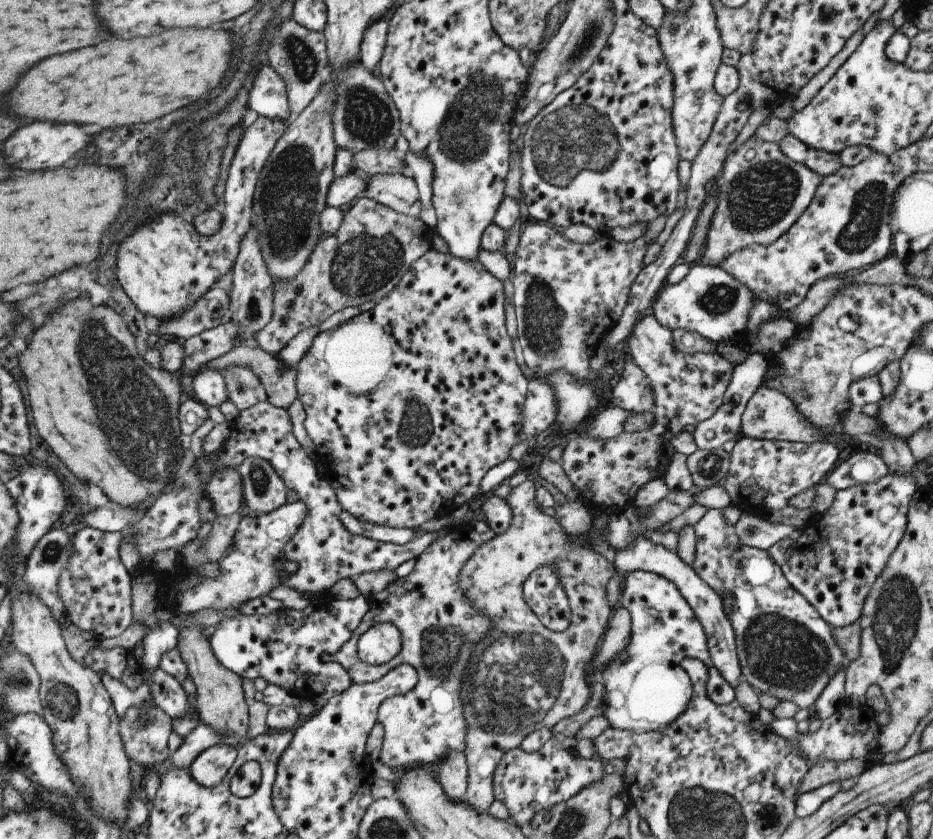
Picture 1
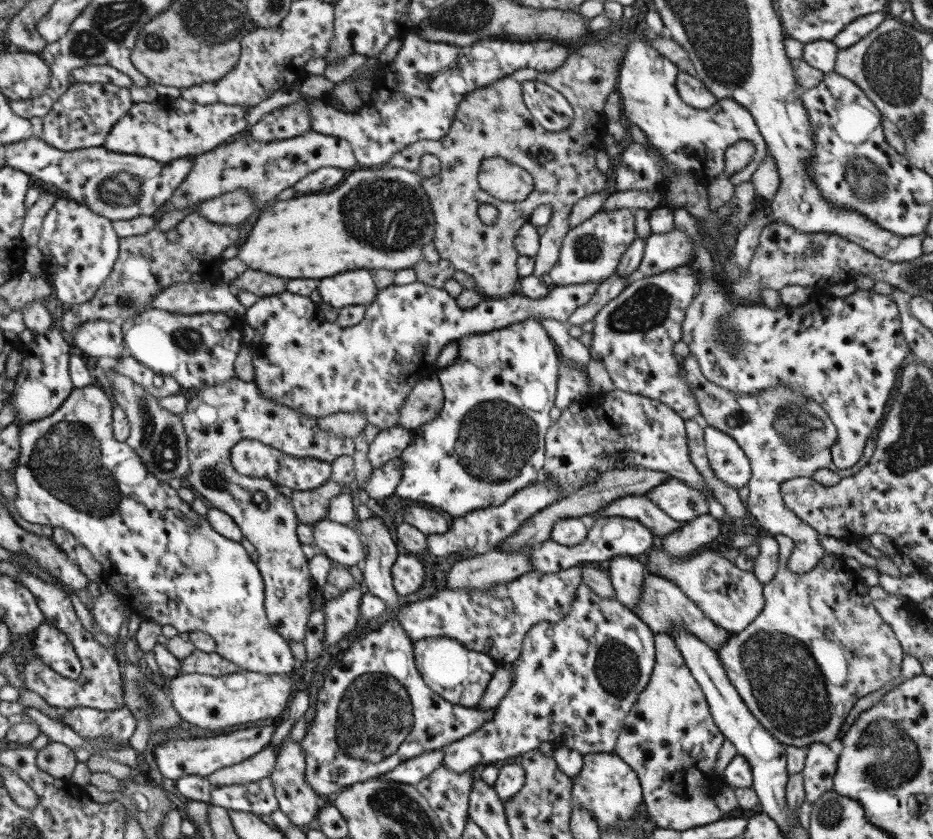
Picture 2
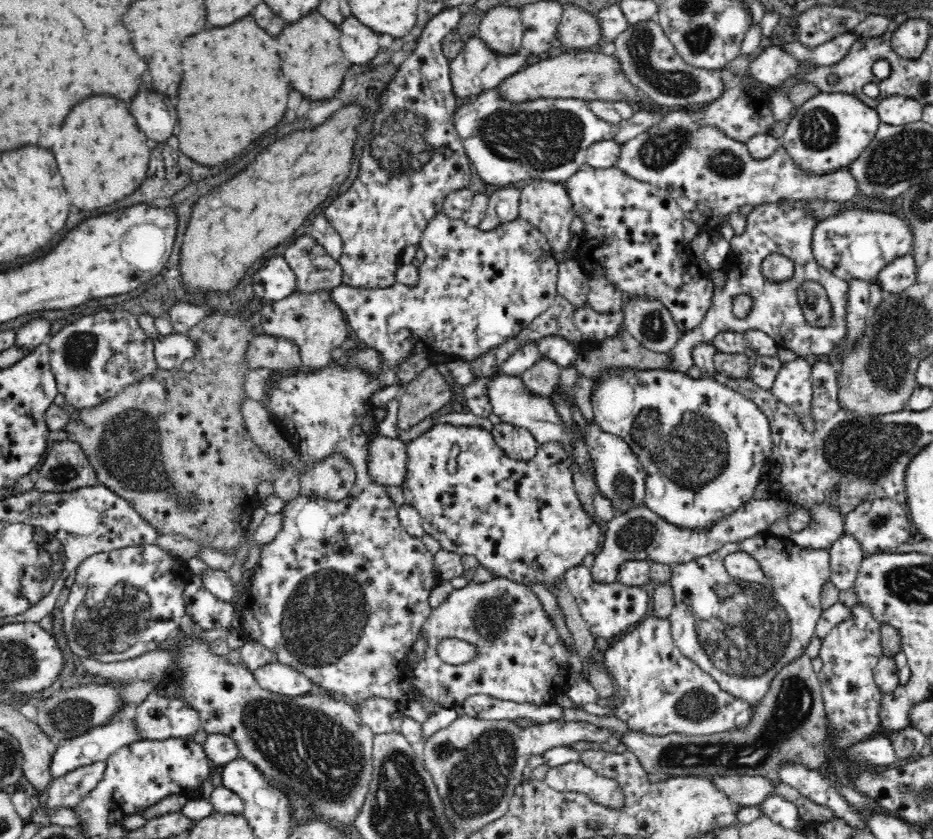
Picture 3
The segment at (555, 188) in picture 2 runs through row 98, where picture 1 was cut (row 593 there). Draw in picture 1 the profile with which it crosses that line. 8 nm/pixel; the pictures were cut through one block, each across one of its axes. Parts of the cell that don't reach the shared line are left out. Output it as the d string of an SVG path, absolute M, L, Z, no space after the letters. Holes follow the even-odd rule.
M527 479L521 484L518 484L516 487L510 488L510 492L505 499L505 502L508 503L512 514L509 526L505 529L505 532L496 534L488 541L481 543L473 551L473 554L466 560L466 562L463 563L463 566L460 568L458 574L458 585L463 596L478 613L481 613L484 617L487 617L488 621L492 625L492 627L488 630L489 634L485 634L485 638L487 637L488 639L483 643L483 645L473 651L470 651L468 654L468 657L464 662L463 676L461 676L461 687L458 688L458 698L462 704L462 715L464 716L464 721L466 722L463 750L467 767L465 802L467 802L468 805L471 805L478 813L487 813L489 804L491 804L491 802L494 800L492 791L492 774L496 764L499 762L499 760L501 760L501 757L503 754L505 754L505 752L519 747L523 737L527 736L528 733L540 728L550 729L551 727L554 727L555 724L557 724L560 720L574 715L584 708L591 693L591 678L589 675L591 660L596 654L599 642L606 631L608 620L610 619L613 611L613 609L608 605L608 600L606 599L606 584L611 576L615 574L614 566L601 555L599 555L599 553L592 551L591 548L587 547L585 544L579 545L578 541L573 541L572 536L568 536L555 517L544 514L539 509L534 499L534 494L538 491L536 487L537 486L533 485L533 481L531 479ZM551 563L554 564L554 569L560 578L560 583L562 584L570 606L569 624L565 627L565 630L561 631L560 633L555 633L550 631L548 628L545 628L539 622L539 619L534 616L531 608L527 606L527 603L523 601L522 595L523 583L525 582L527 576L530 575L530 572L533 572L533 570L535 570L537 567L545 566L546 564Z

